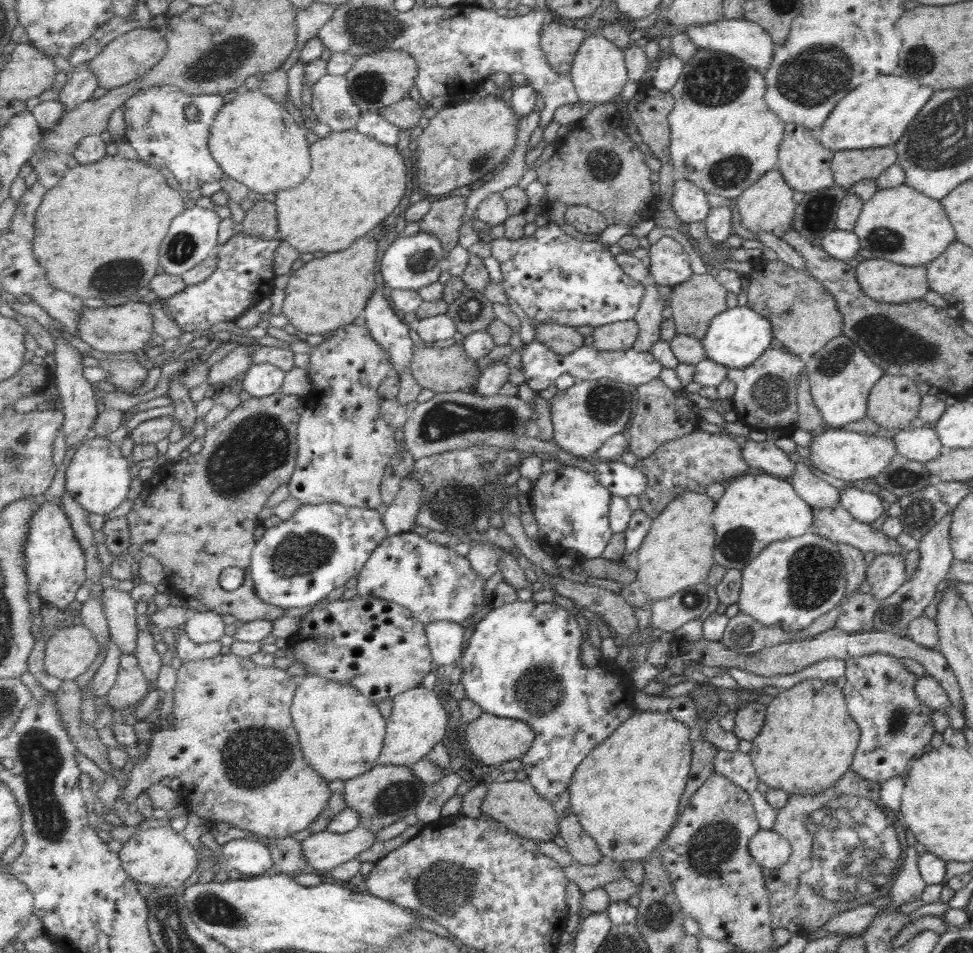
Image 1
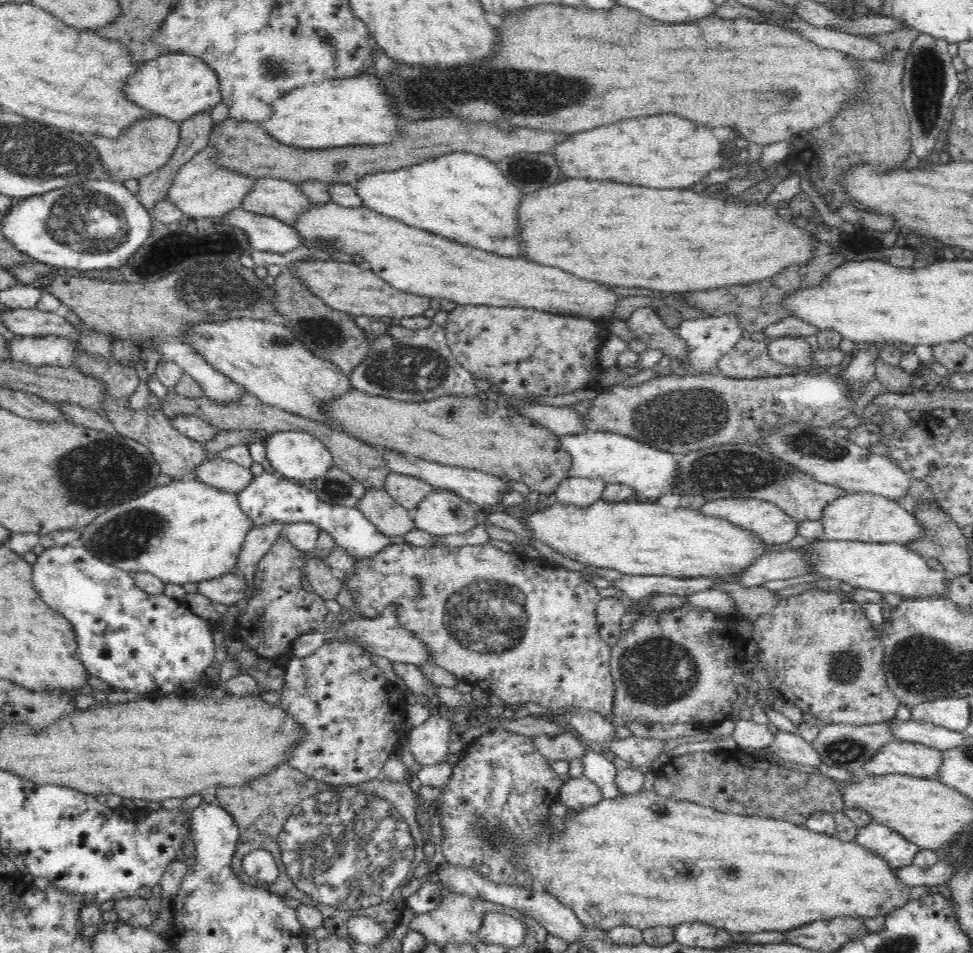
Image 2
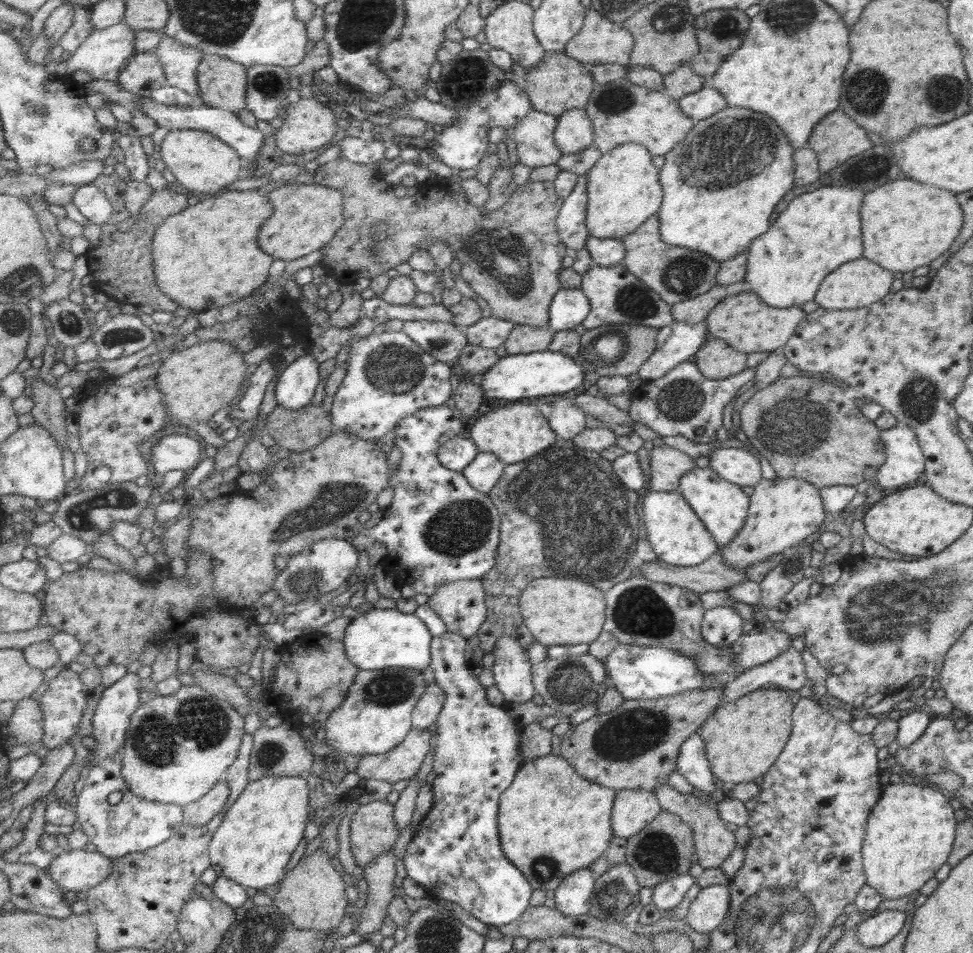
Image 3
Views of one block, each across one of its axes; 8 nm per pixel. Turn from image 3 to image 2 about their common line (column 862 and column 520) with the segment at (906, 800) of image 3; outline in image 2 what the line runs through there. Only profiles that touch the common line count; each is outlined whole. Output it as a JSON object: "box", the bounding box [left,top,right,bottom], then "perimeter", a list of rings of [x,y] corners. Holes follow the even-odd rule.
{"box":[472,787,910,932],"perimeter":[[[646,787],[638,792],[626,793],[623,796],[616,796],[616,798],[602,798],[598,804],[592,804],[584,810],[567,810],[562,823],[562,829],[558,829],[548,819],[546,826],[542,826],[542,830],[538,832],[536,838],[532,838],[528,842],[518,842],[518,844],[515,844],[517,838],[511,834],[509,828],[501,828],[501,826],[489,828],[489,826],[485,826],[483,818],[478,818],[472,829],[474,829],[474,833],[482,835],[488,845],[502,851],[504,857],[508,857],[508,859],[512,857],[512,860],[510,860],[512,867],[516,871],[522,869],[522,873],[530,879],[531,886],[546,891],[561,904],[572,909],[574,915],[584,925],[584,929],[602,931],[621,924],[622,926],[633,926],[643,931],[654,926],[677,927],[684,923],[698,921],[723,928],[728,932],[764,932],[764,930],[790,932],[796,926],[808,924],[812,920],[832,918],[832,916],[838,916],[838,914],[847,914],[848,916],[857,914],[858,916],[865,916],[865,918],[874,918],[878,914],[887,915],[894,908],[904,906],[909,902],[910,888],[896,879],[892,867],[884,859],[878,857],[876,853],[866,851],[855,840],[850,842],[841,841],[838,837],[820,834],[801,825],[795,825],[780,819],[718,812],[714,808],[700,806],[698,803],[662,796]]]}

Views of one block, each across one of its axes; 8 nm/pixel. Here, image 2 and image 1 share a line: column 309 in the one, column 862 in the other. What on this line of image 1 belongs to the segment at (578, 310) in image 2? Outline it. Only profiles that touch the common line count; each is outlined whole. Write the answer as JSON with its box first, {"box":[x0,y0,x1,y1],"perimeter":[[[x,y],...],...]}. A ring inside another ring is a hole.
{"box":[851,183,955,267],"perimeter":[[[903,183],[875,191],[862,205],[851,231],[857,235],[860,248],[869,250],[871,259],[882,258],[908,267],[925,266],[925,263],[939,256],[949,242],[955,240],[953,228],[940,202]]]}

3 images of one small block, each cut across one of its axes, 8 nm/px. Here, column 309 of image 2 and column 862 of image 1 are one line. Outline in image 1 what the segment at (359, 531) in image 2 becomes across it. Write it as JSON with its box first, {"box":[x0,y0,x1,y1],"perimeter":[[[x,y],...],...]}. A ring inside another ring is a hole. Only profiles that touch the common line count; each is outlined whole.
{"box":[838,484,886,524],"perimeter":[[[852,484],[844,488],[838,504],[855,520],[865,524],[873,522],[886,509],[886,504],[876,495],[876,491],[862,484]]]}

